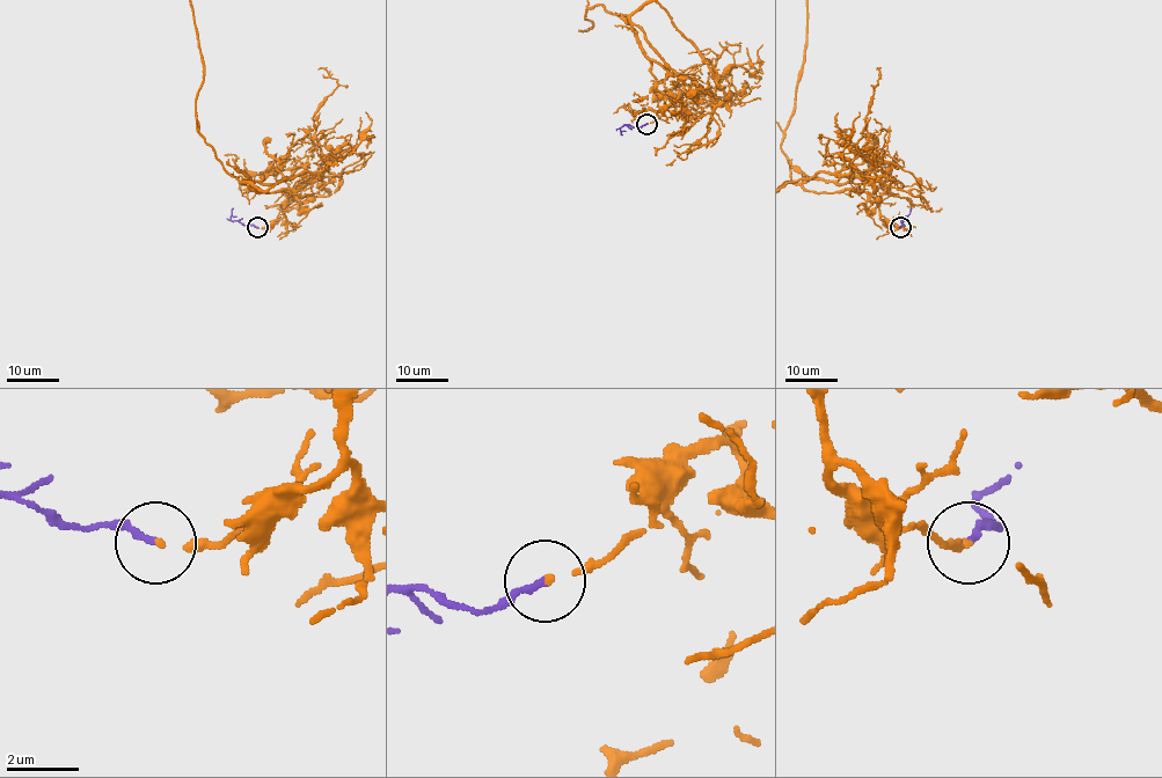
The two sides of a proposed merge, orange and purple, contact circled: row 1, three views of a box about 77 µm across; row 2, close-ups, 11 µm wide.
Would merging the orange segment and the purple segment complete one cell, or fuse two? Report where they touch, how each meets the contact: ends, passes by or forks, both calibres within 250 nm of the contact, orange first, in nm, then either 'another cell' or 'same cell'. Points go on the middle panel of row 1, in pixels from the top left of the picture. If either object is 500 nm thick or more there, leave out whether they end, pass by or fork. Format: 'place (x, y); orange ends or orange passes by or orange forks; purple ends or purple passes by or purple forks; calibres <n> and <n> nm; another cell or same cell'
place (647, 124); orange ends; purple ends; calibres 120 and 180 nm; same cell

